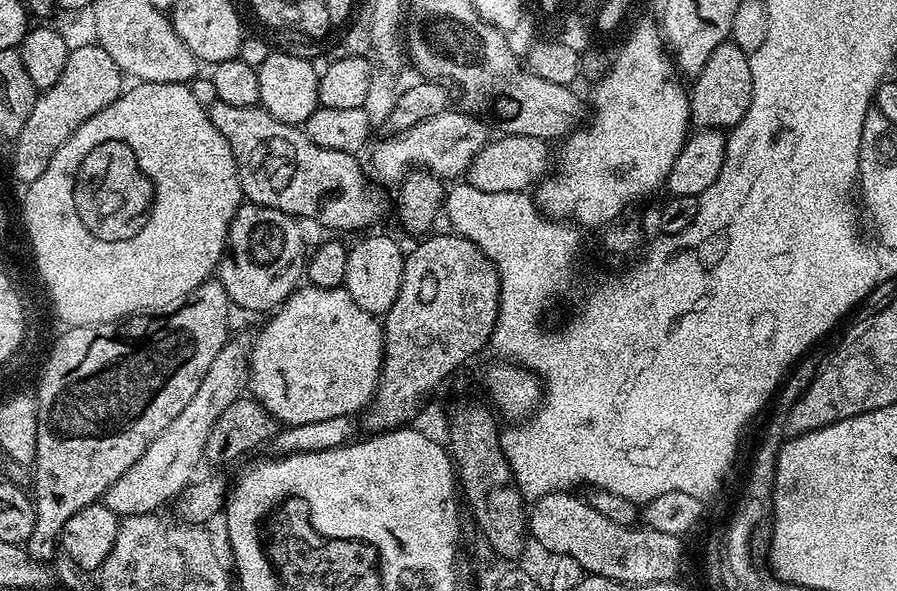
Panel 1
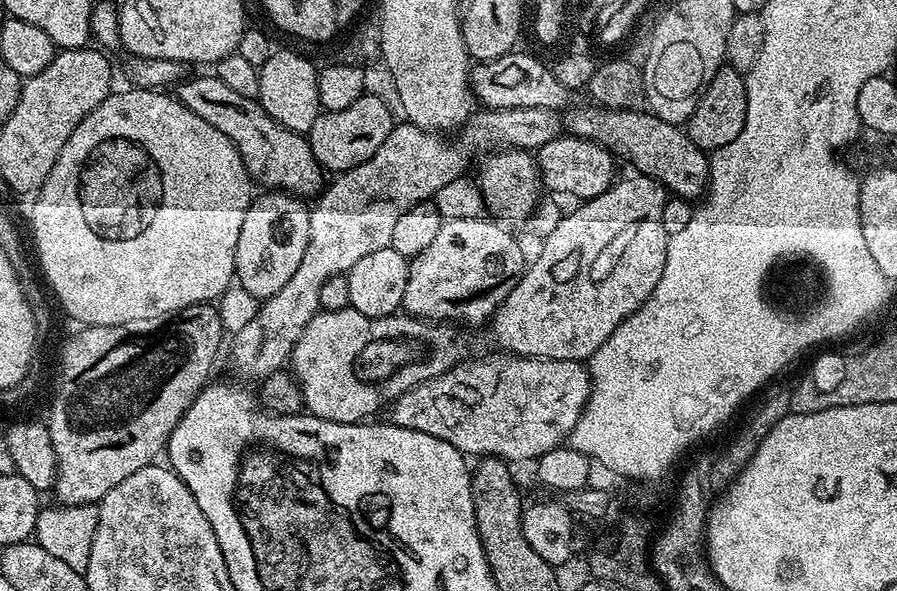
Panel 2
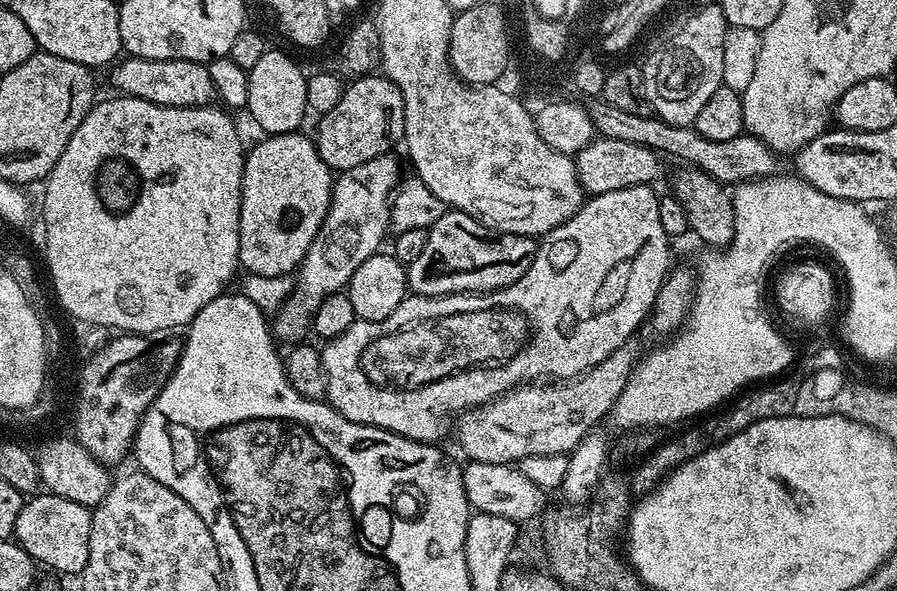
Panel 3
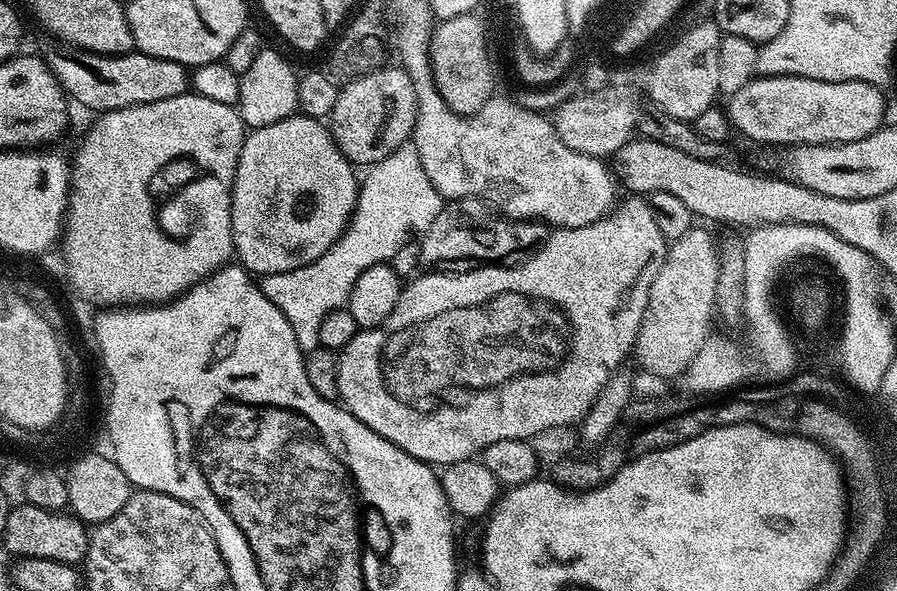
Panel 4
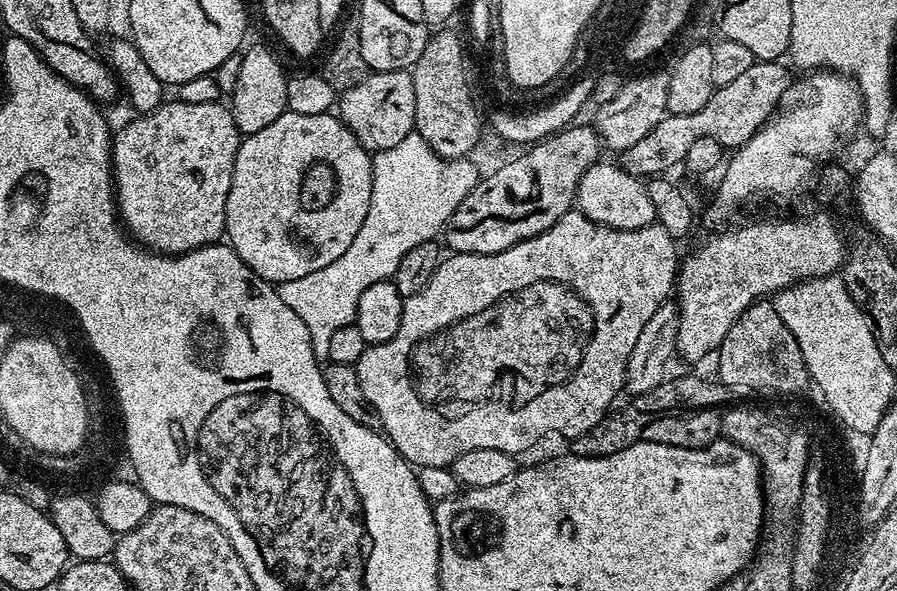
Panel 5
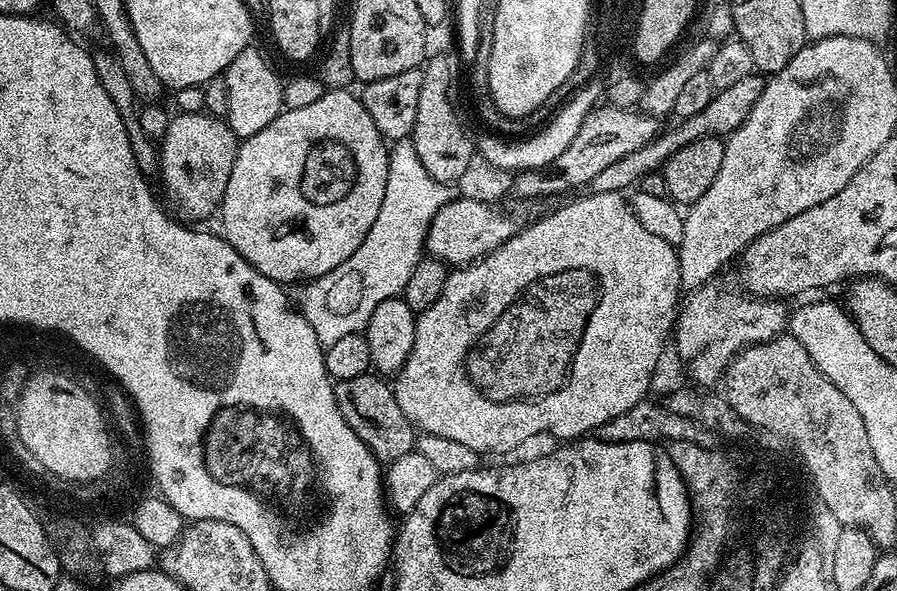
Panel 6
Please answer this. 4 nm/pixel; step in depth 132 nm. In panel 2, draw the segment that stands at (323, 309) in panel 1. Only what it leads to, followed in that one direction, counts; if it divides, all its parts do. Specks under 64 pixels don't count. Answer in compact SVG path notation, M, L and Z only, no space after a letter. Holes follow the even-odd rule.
M351 306L342 310L334 310L333 312L319 311L314 318L310 318L310 326L306 326L306 330L302 334L302 338L298 338L298 342L292 351L290 361L290 371L296 377L296 381L300 384L300 389L304 391L304 408L309 413L323 420L330 422L338 422L339 424L358 424L367 421L376 411L383 409L385 406L398 399L402 394L406 394L406 390L410 390L414 385L422 380L429 380L435 376L441 376L444 372L449 372L451 368L456 367L469 355L468 340L459 332L461 329L452 322L433 322L423 319L419 316L409 316L407 314L393 314L383 316L382 318L370 318L366 314L362 314L358 310L354 310Z

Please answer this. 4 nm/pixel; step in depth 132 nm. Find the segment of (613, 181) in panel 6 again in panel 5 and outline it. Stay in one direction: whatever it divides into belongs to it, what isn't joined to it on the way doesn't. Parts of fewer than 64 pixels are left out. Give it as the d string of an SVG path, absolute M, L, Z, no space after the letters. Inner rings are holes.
M756 60L739 78L726 86L713 91L710 102L702 106L702 110L694 110L694 114L669 114L650 130L640 141L634 142L625 152L619 153L618 163L630 175L651 178L671 173L671 168L683 165L686 154L690 154L690 145L697 138L714 138L726 150L735 150L750 138L779 109L782 101L789 95L794 80L788 77L783 63L775 60Z

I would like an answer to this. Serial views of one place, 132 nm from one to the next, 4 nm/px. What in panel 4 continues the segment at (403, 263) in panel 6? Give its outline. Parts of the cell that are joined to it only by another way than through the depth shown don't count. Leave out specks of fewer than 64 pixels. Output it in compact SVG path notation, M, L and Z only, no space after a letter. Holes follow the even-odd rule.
M409 142L394 154L386 154L382 162L371 165L363 173L362 183L358 188L356 210L344 233L338 241L338 252L344 257L336 268L336 248L326 250L322 258L310 262L306 266L298 266L294 270L286 270L282 274L259 277L258 287L282 314L286 314L286 322L294 326L294 338L298 338L301 352L307 354L320 347L318 328L326 314L345 307L350 298L350 290L354 290L354 282L358 282L358 265L386 264L402 250L402 246L413 243L423 237L425 230L438 218L442 207L439 190L426 176L422 168L422 158L418 158L418 150ZM356 248L357 264L348 255Z

